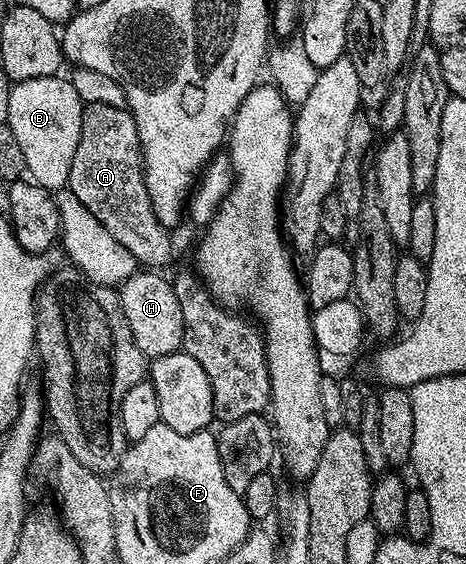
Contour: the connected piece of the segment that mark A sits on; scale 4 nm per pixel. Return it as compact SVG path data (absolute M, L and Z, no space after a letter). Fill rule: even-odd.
M90 103L82 113L82 137L70 165L67 188L86 205L107 232L128 249L144 269L160 269L172 255L169 228L154 217L144 180L144 158L131 111L114 105Z

